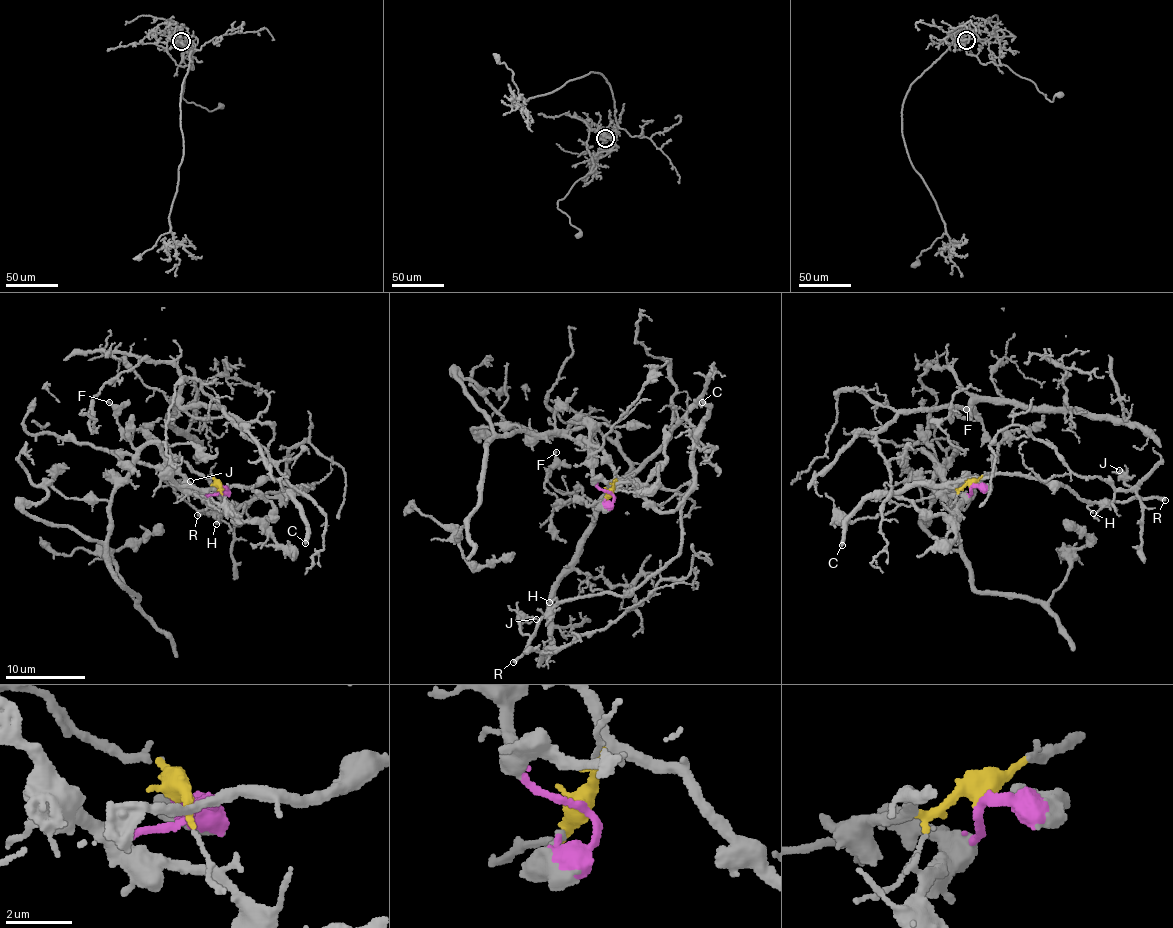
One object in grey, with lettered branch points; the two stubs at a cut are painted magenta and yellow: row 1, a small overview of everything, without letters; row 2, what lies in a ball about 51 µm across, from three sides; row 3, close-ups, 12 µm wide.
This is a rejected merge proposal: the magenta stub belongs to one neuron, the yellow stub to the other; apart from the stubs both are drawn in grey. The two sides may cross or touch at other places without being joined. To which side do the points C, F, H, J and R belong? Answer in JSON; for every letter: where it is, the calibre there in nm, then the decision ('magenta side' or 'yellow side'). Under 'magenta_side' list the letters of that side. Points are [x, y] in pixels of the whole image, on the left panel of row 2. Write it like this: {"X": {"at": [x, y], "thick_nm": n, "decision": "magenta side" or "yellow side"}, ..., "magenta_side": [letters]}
{"C": {"at": [305, 543], "thick_nm": 340, "decision": "yellow side"}, "F": {"at": [109, 402], "thick_nm": 190, "decision": "yellow side"}, "H": {"at": [216, 524], "thick_nm": 170, "decision": "yellow side"}, "J": {"at": [190, 481], "thick_nm": 140, "decision": "yellow side"}, "R": {"at": [197, 515], "thick_nm": 280, "decision": "yellow side"}, "magenta_side": []}

